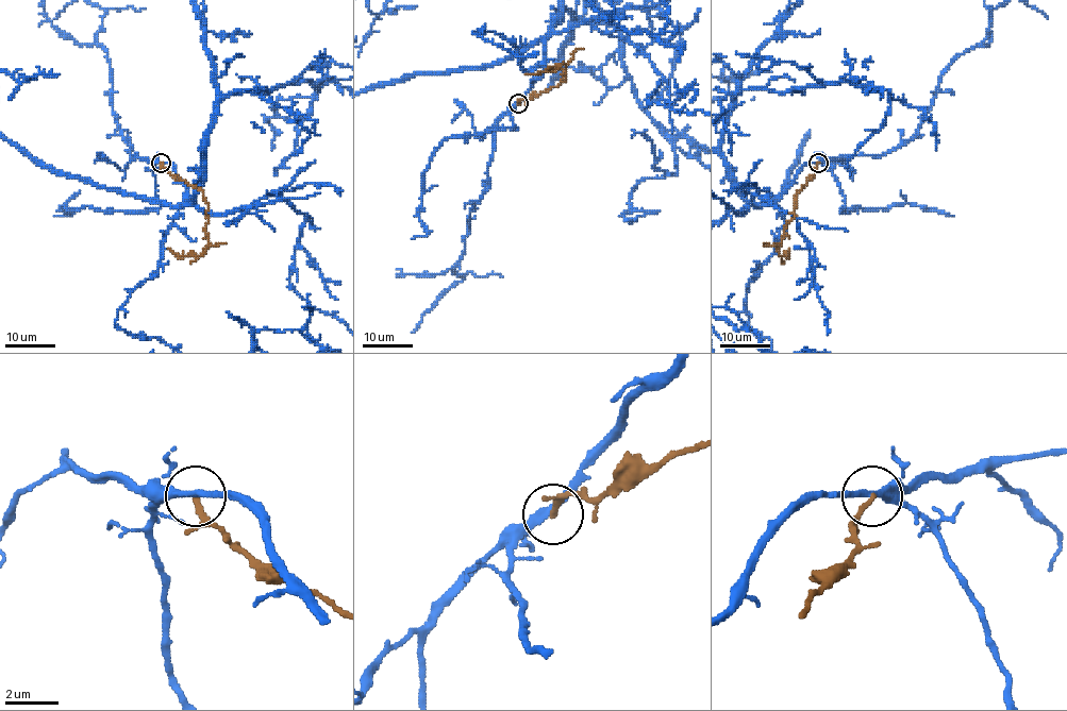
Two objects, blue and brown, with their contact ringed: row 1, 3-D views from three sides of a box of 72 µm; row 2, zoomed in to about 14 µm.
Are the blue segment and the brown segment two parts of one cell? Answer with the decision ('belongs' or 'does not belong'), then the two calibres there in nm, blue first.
does not belong; calibres 260 and 180 nm

